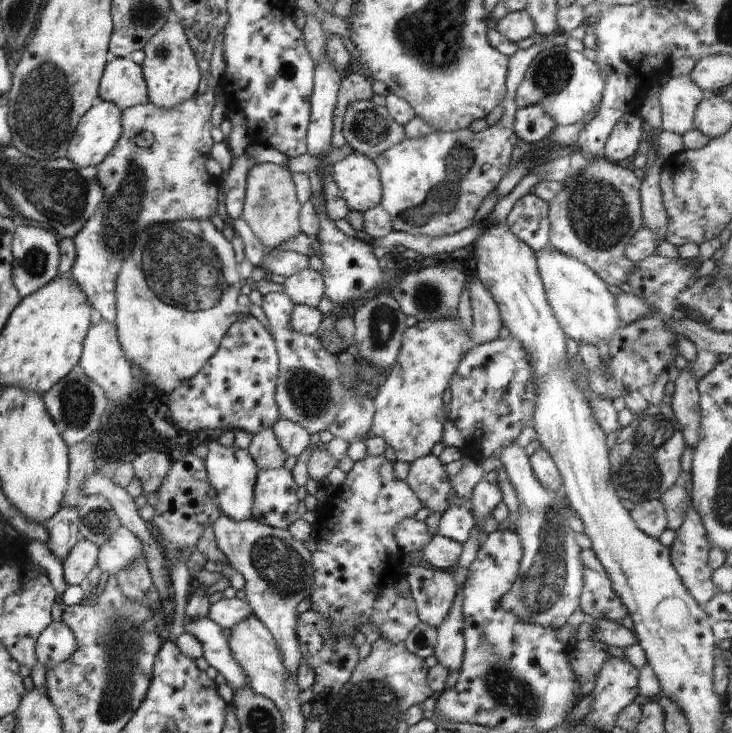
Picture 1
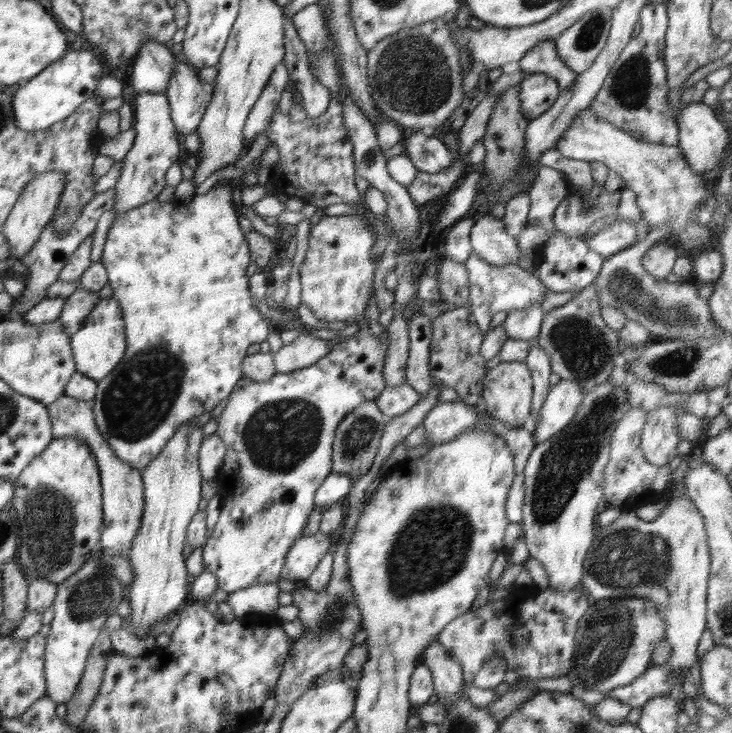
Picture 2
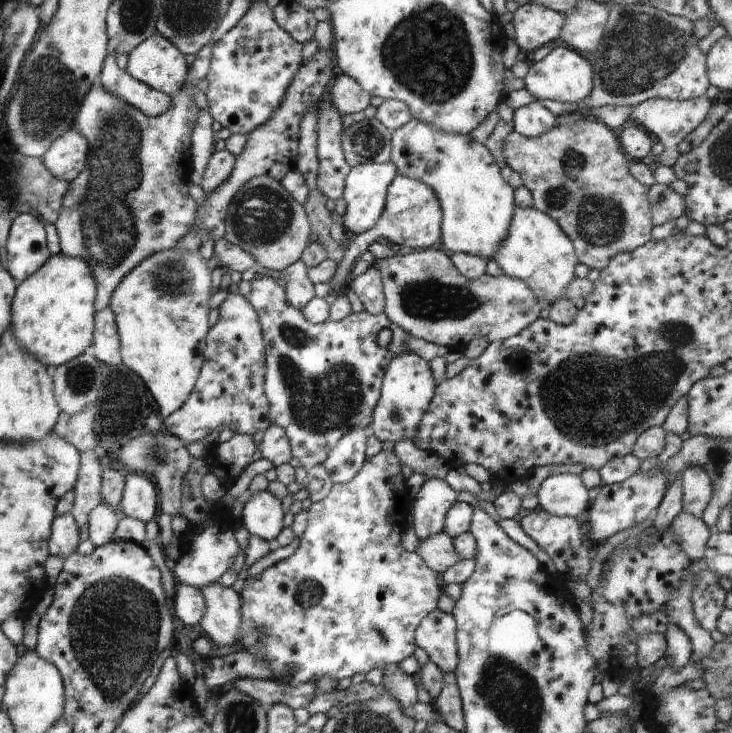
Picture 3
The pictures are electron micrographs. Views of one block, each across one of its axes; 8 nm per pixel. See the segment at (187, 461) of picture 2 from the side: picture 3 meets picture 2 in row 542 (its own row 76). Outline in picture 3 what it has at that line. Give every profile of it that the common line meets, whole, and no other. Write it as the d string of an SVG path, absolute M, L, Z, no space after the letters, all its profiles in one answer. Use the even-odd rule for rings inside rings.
M154 33L132 50L126 70L135 80L171 96L184 90L189 68L185 55L164 36Z

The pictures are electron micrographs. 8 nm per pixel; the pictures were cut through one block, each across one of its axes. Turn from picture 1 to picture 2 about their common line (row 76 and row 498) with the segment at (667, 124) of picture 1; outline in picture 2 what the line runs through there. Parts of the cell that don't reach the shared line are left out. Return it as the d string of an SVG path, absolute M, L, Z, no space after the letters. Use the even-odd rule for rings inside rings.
M687 495L669 497L663 513L646 522L637 518L635 507L624 508L618 520L610 526L598 527L583 562L581 583L592 602L602 599L642 597L654 603L665 622L665 639L671 644L671 653L666 665L675 676L675 686L690 679L689 669L696 662L696 650L702 632L707 628L707 586L711 565L708 535L703 516Z

